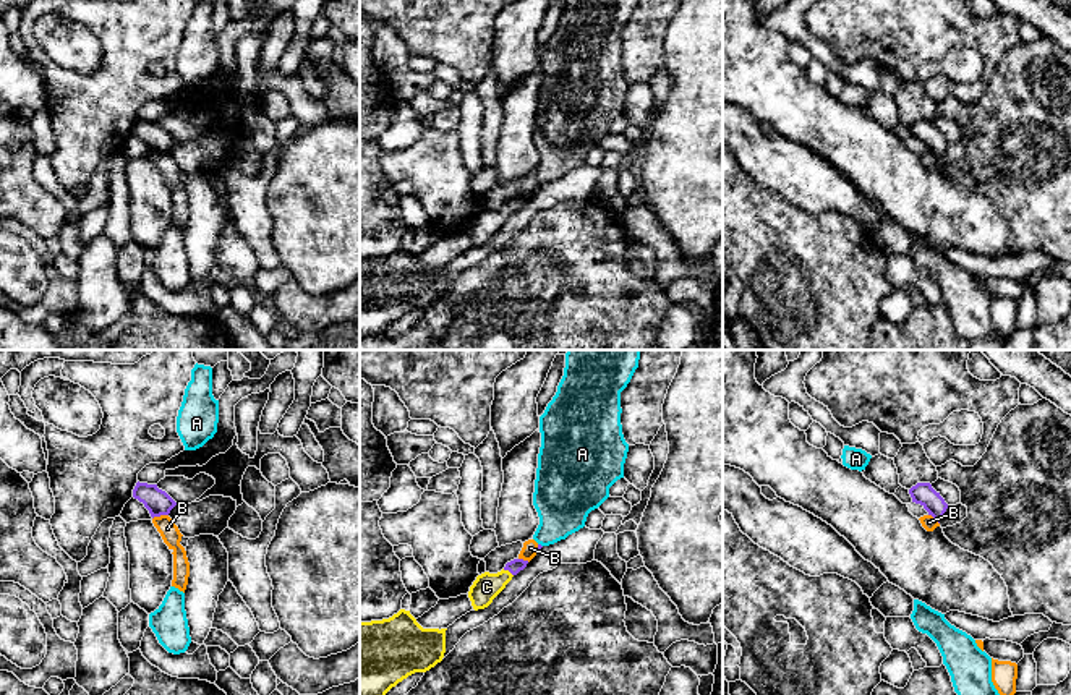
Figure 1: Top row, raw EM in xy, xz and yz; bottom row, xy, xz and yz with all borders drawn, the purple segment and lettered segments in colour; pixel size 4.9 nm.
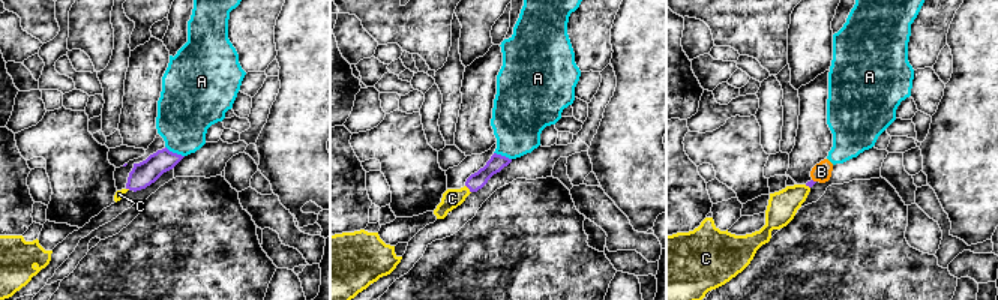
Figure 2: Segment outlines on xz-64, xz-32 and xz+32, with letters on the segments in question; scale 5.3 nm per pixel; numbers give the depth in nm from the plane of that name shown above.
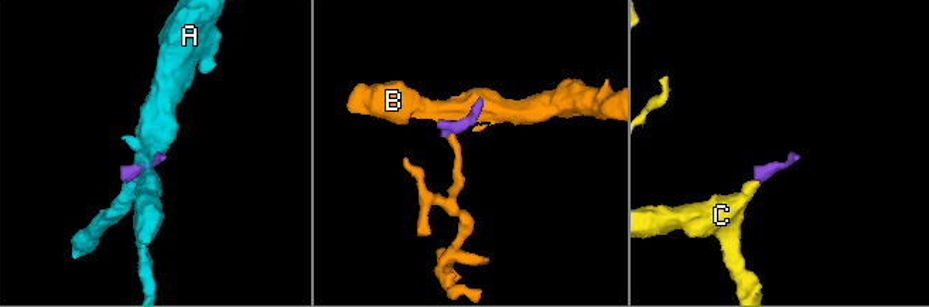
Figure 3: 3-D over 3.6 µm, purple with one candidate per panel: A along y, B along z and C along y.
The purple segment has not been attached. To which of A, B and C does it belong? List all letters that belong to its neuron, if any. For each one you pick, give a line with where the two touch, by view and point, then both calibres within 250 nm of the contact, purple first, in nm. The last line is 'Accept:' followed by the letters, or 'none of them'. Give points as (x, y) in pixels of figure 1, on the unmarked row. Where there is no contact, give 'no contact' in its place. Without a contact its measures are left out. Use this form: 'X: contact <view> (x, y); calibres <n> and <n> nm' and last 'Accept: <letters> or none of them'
C: contact xz (507, 206); calibres 70 and 140 nm
Accept: C

